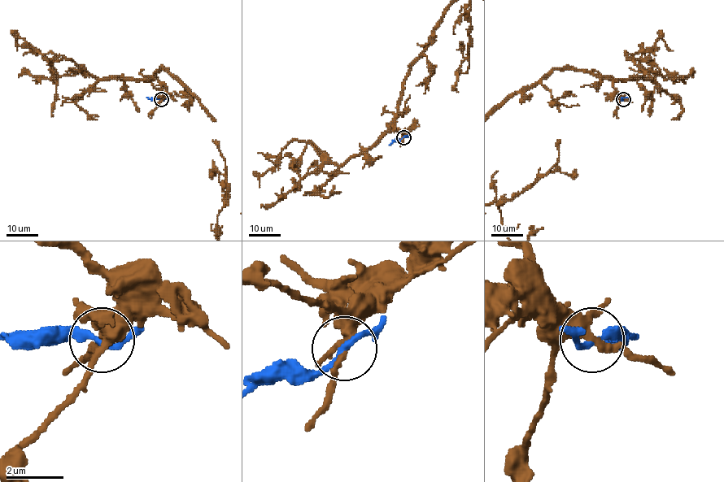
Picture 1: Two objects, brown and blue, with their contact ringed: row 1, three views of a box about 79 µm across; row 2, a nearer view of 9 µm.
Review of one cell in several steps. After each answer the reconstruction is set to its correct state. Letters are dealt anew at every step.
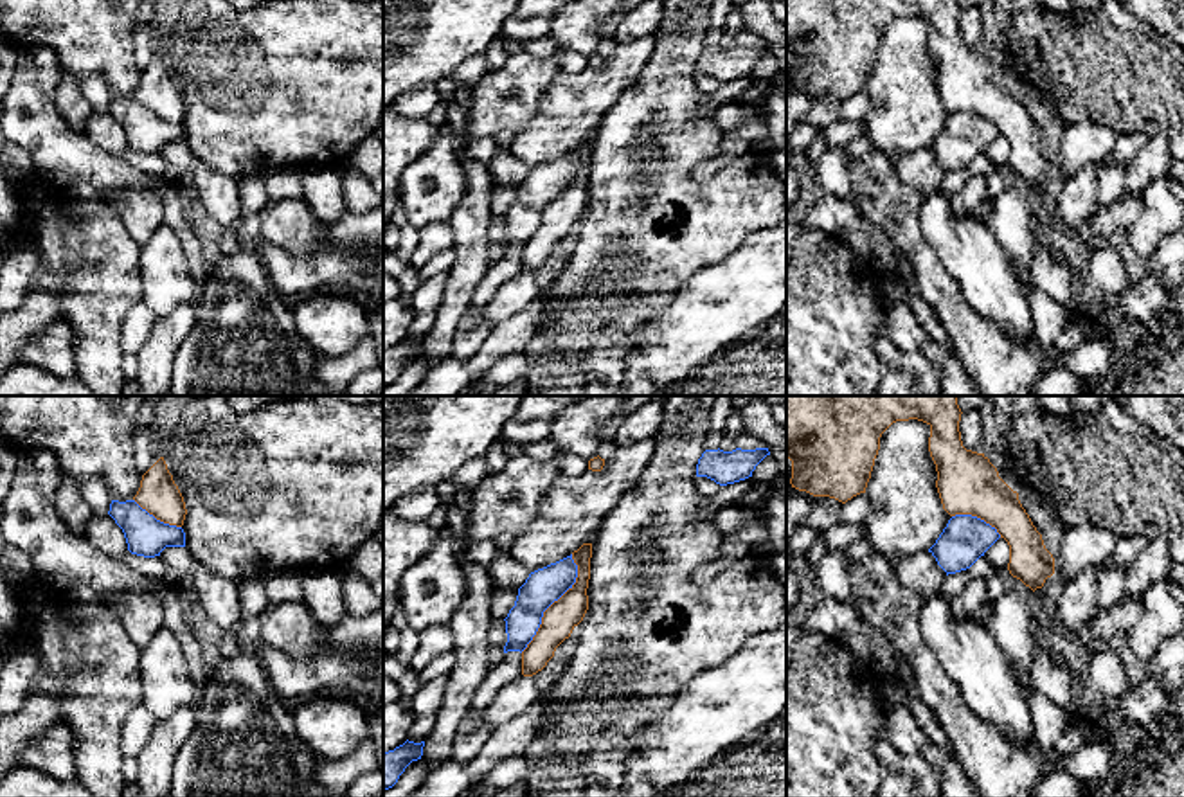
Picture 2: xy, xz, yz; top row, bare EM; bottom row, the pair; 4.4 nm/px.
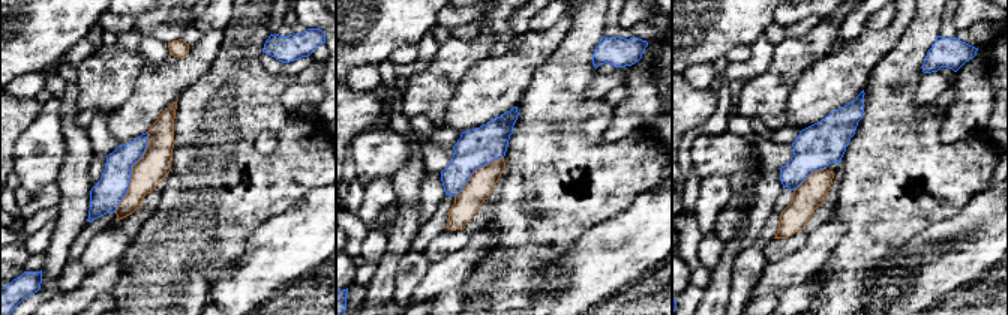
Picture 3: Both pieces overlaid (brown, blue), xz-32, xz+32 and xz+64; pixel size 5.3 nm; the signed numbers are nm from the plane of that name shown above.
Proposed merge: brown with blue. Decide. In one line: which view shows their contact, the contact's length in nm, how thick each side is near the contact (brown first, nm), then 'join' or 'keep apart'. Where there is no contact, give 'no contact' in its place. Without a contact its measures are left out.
xz | 500 nm | 150/160 nm | keep apart

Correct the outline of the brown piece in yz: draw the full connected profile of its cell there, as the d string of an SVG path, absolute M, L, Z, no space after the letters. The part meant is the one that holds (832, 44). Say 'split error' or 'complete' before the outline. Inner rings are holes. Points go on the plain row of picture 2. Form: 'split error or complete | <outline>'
complete | M786 0L786 56L792 58L790 81L792 85L813 94L830 94L846 101L853 94L866 90L875 56L880 47L882 31L896 18L923 18L930 23L928 49L936 61L936 85L943 106L950 113L972 112L995 124L1000 135L1009 142L1009 171L1035 189L1054 171L1054 155L1045 146L1042 131L1022 104L1018 90L999 74L997 65L984 50L977 50L963 43L959 29L961 11L963 9L957 0Z

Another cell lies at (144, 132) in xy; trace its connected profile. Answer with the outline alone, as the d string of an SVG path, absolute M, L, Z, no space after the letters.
M112 97L108 112L122 126L131 151L155 155L166 144L185 144L185 130L182 124L157 117L135 97Z

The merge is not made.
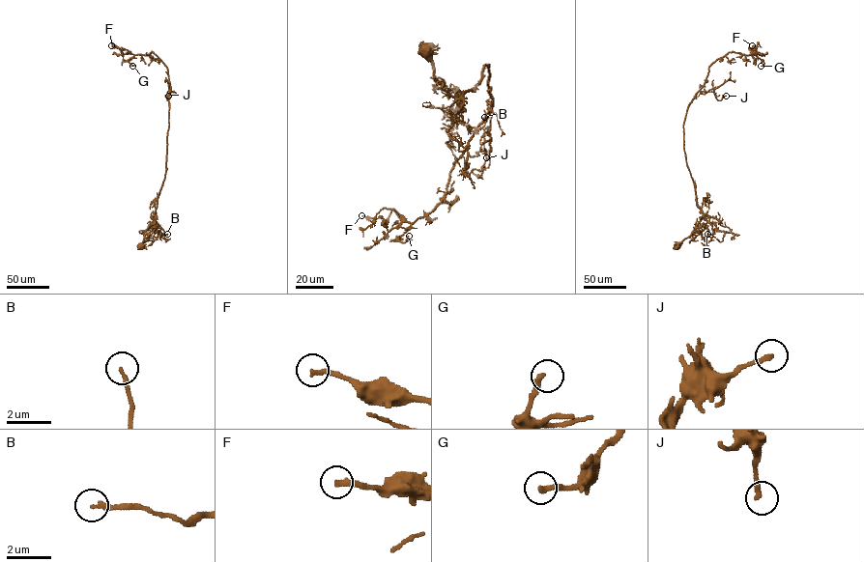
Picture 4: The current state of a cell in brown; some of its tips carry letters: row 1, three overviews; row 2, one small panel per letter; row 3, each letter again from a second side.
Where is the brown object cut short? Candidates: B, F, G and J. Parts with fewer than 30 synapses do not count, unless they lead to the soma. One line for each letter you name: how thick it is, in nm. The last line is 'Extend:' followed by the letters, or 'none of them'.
Extend: none of them

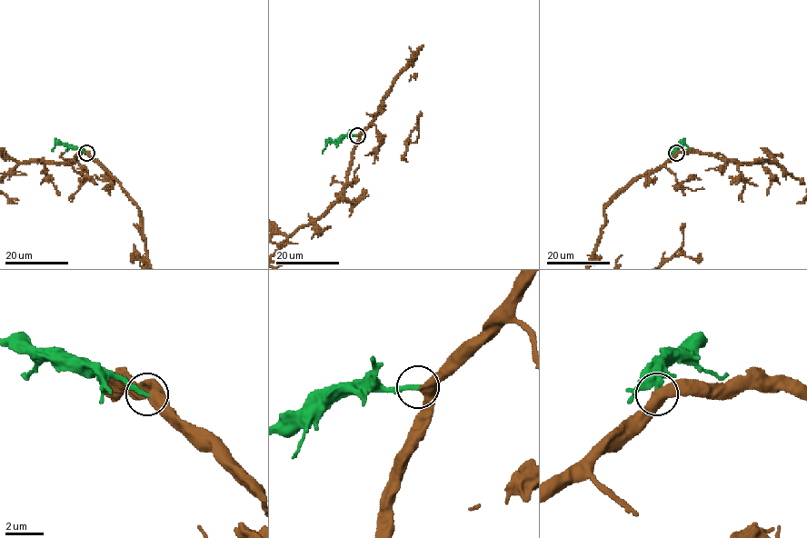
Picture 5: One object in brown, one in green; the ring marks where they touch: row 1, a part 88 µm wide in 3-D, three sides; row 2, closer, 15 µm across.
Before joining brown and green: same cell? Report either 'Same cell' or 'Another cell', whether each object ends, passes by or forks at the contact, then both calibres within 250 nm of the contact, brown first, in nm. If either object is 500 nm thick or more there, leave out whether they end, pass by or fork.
Same cell. At the ring brown passes by. At the ring green ends. Thickness 480 nm (brown) against 240 nm

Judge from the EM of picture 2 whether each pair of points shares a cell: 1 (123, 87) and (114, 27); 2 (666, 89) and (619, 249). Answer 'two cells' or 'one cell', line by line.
1: one cell
2: one cell

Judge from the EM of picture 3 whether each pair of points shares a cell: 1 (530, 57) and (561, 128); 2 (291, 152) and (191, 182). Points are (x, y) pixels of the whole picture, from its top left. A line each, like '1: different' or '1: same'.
1: different
2: same

